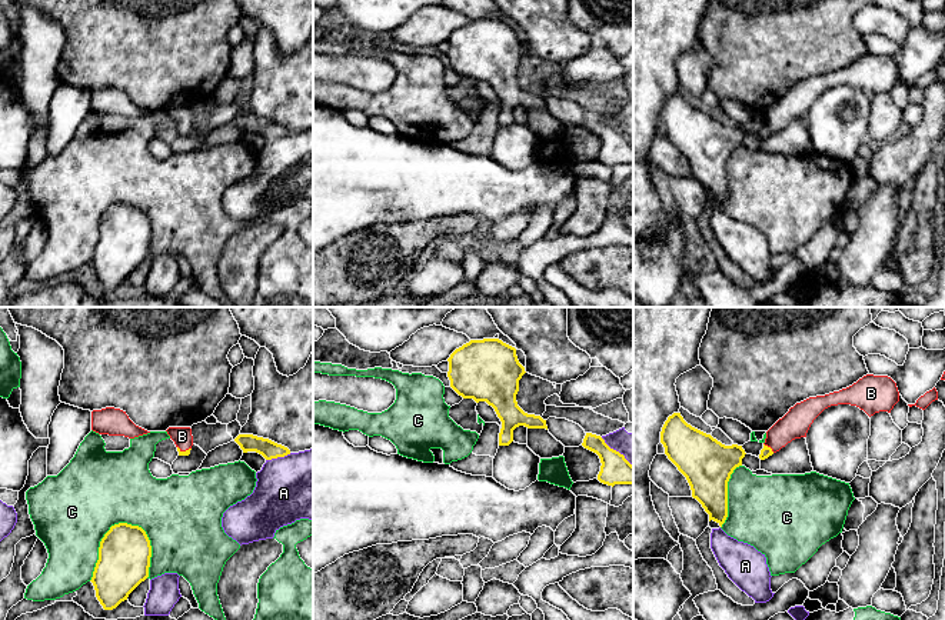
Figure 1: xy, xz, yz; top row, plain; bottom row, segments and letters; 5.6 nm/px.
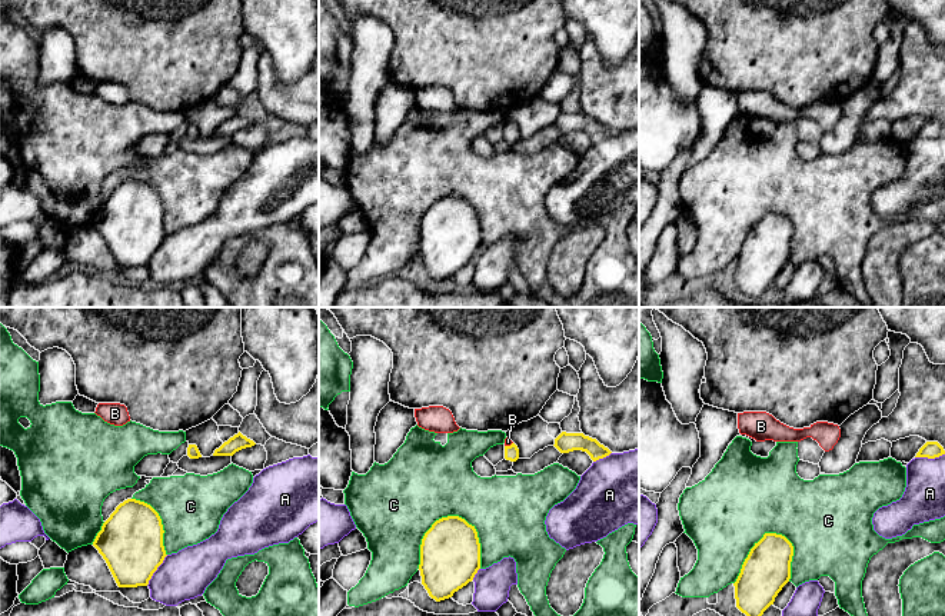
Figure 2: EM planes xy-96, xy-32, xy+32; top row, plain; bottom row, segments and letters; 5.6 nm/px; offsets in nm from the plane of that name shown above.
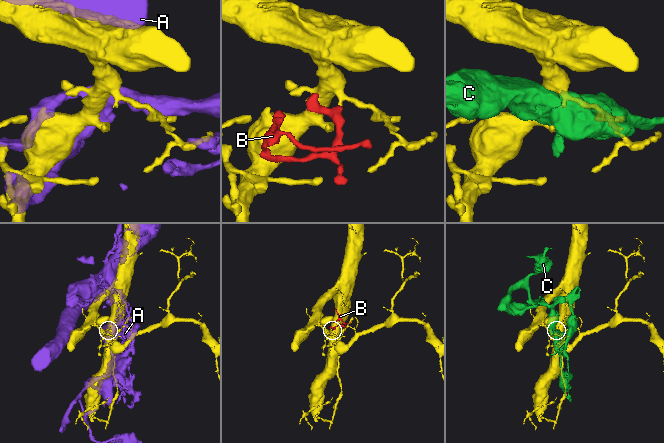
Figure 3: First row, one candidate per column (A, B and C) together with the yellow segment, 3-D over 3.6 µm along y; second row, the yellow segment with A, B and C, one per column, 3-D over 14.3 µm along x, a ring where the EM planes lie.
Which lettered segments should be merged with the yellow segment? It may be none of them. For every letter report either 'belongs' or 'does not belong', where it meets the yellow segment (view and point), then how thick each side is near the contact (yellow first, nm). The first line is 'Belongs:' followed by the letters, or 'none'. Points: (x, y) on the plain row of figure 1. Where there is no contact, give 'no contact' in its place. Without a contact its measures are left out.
Belongs: B
A: does not belong; contact xy (278, 136); calibres 100 and 380 nm
B: belongs; contact yz (769, 127); calibres 60 and 160 nm
C: does not belong; contact xy (105, 216); calibres 300 and 440 nm

